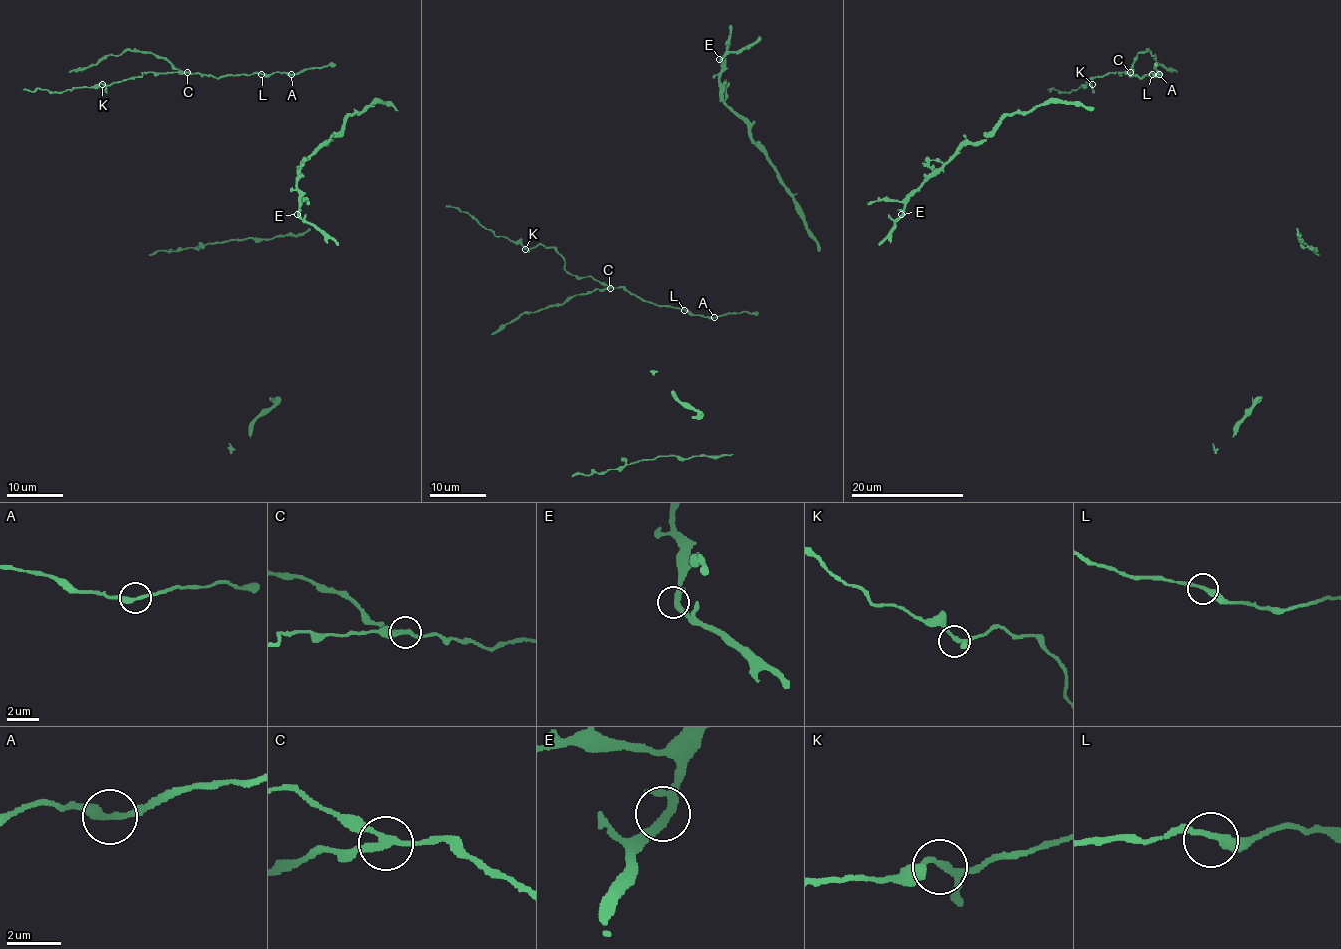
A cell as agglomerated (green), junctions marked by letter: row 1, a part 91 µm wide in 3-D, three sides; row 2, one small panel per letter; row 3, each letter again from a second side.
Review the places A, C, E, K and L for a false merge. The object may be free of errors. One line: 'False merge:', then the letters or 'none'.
False merge: C

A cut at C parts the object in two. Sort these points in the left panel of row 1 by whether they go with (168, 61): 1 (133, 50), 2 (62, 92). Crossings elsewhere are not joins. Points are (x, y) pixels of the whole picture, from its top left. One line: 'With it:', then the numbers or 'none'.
With it: 1

